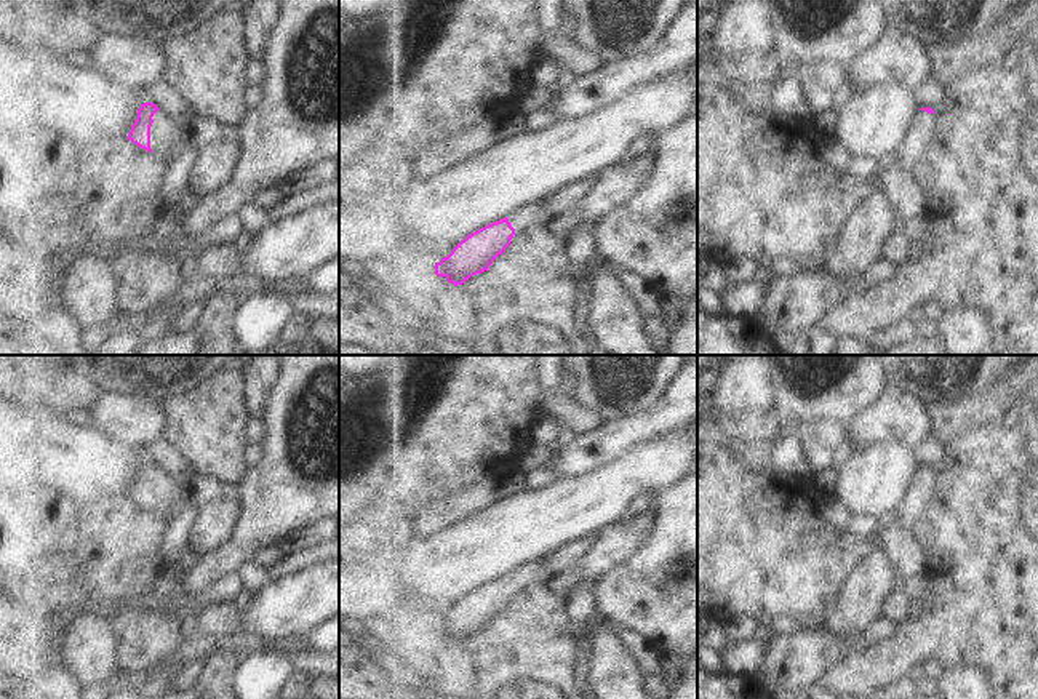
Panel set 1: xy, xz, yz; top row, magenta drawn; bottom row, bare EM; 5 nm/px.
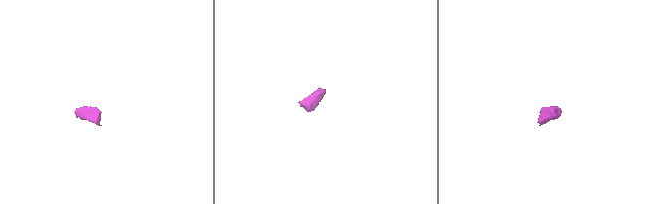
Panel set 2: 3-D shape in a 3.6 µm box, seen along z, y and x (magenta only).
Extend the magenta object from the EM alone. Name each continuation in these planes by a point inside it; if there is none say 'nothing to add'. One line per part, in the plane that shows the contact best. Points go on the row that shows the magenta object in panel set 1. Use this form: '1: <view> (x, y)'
1: xy (168, 138)

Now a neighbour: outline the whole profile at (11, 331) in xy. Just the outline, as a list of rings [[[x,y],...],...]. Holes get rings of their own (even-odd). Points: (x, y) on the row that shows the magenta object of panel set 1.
[[[62,310],[29,320],[0,317],[0,355],[91,355],[83,350],[91,341],[90,331]]]

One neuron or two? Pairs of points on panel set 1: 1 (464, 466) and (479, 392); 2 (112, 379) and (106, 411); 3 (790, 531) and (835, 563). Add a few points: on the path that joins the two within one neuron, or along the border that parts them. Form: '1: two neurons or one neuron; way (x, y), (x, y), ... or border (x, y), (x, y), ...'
1: one neuron; way (464, 448), (464, 410)
2: two neurons; border (106, 391), (143, 394), (147, 399)
3: one neuron; way (802, 543), (818, 559), (824, 559)

